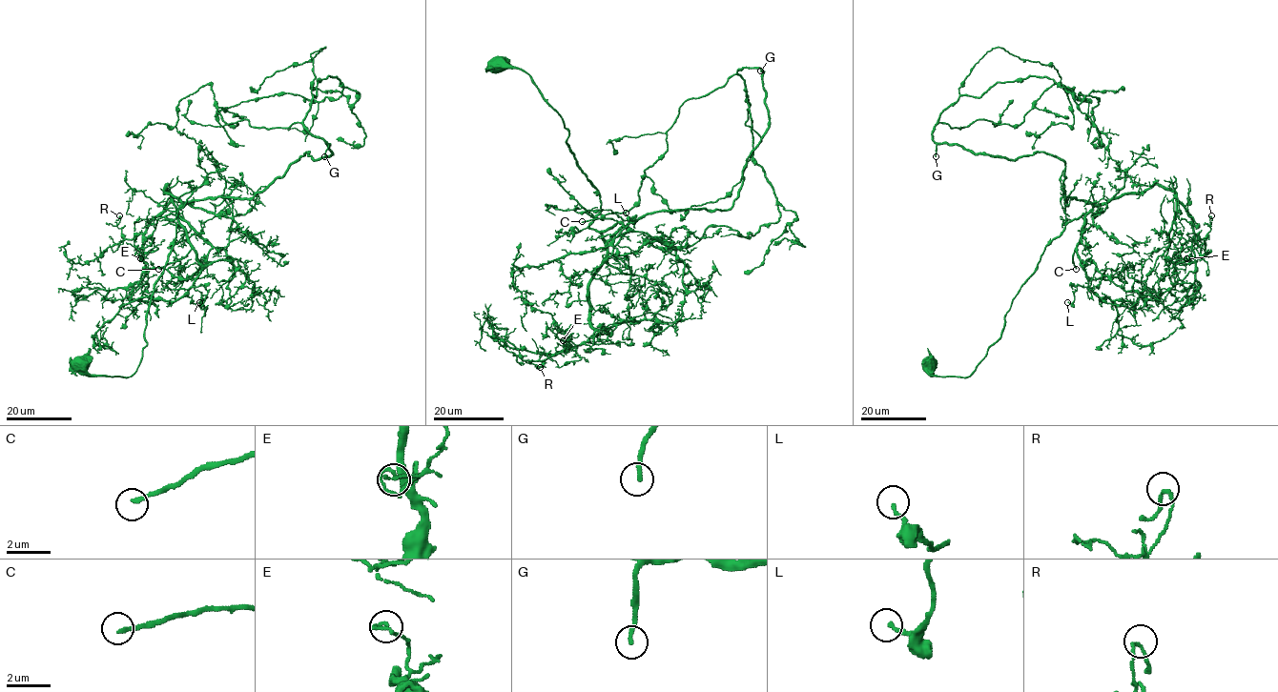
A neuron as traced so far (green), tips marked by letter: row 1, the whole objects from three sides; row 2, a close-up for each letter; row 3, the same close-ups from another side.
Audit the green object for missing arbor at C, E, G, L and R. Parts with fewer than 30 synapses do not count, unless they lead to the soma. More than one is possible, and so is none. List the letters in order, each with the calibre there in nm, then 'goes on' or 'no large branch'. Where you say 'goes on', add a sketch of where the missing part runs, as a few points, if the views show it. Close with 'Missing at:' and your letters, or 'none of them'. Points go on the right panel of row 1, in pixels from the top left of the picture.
C: calibre 160 nm; goes on; course (1076, 269), (1083, 272), (1082, 270), (1082, 288), (1088, 295)
E: calibre 130 nm; no large branch
G: calibre 200 nm; goes on; course (936, 156), (937, 193), (956, 233), (996, 234), (1038, 213), (1049, 159), (1027, 86), (999, 55), (1028, 53)
L: calibre 160 nm; no large branch
R: calibre 120 nm; no large branch
Missing at: C, G

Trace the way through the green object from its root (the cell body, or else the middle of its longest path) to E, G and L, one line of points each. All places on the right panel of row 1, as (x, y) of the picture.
E: (927, 365), (968, 376), (1043, 249), (1095, 206), (1169, 188), (1192, 220), (1186, 258)
G: (927, 365), (968, 376), (1043, 249), (1093, 208), (1065, 198), (1065, 163), (1043, 152), (938, 143), (936, 156)
L: (927, 365), (930, 375), (968, 376), (1000, 336), (1043, 249), (1082, 213), (1077, 253), (1088, 286), (1067, 302)

